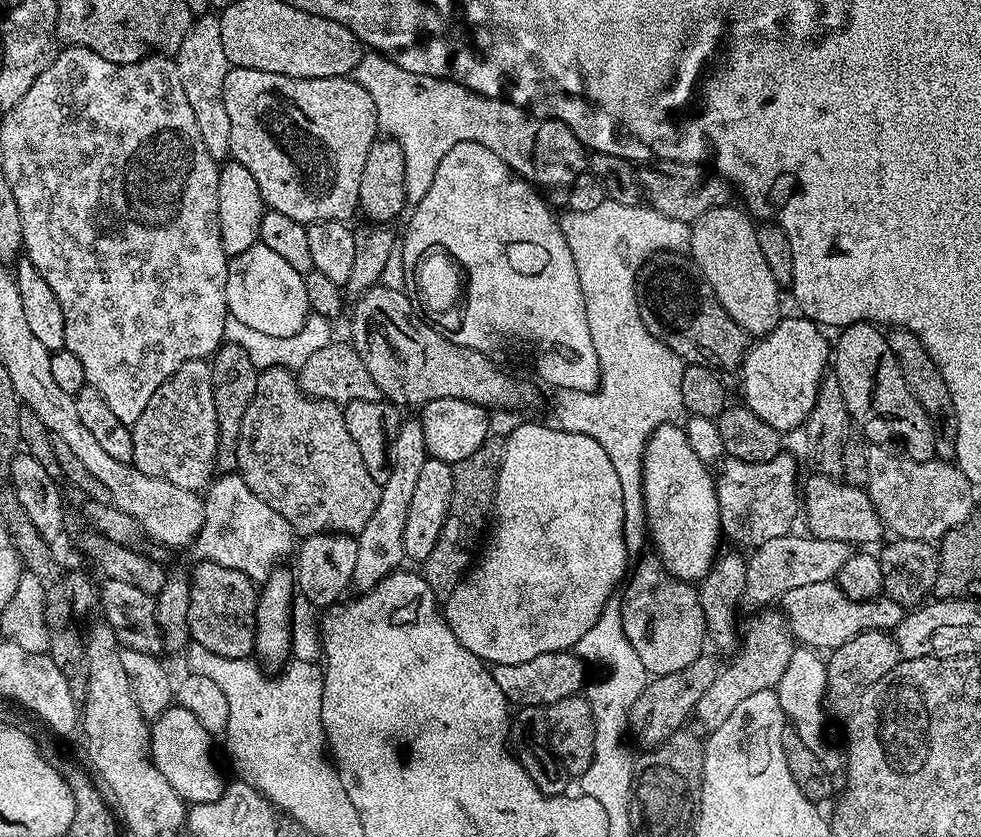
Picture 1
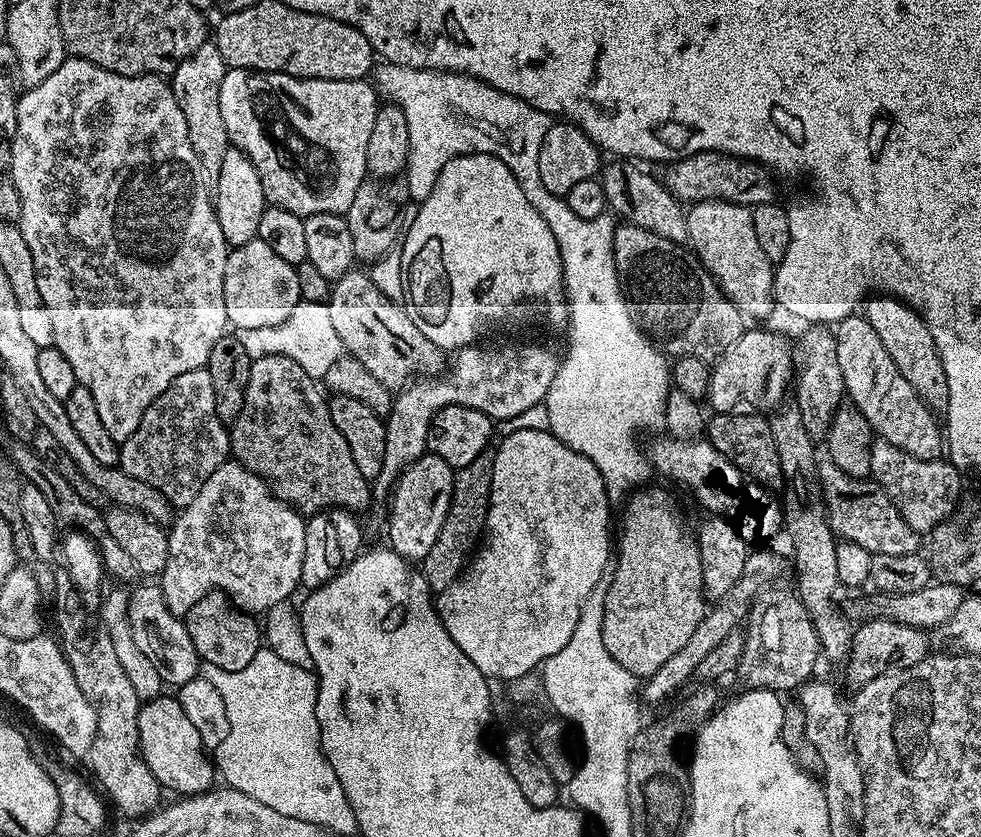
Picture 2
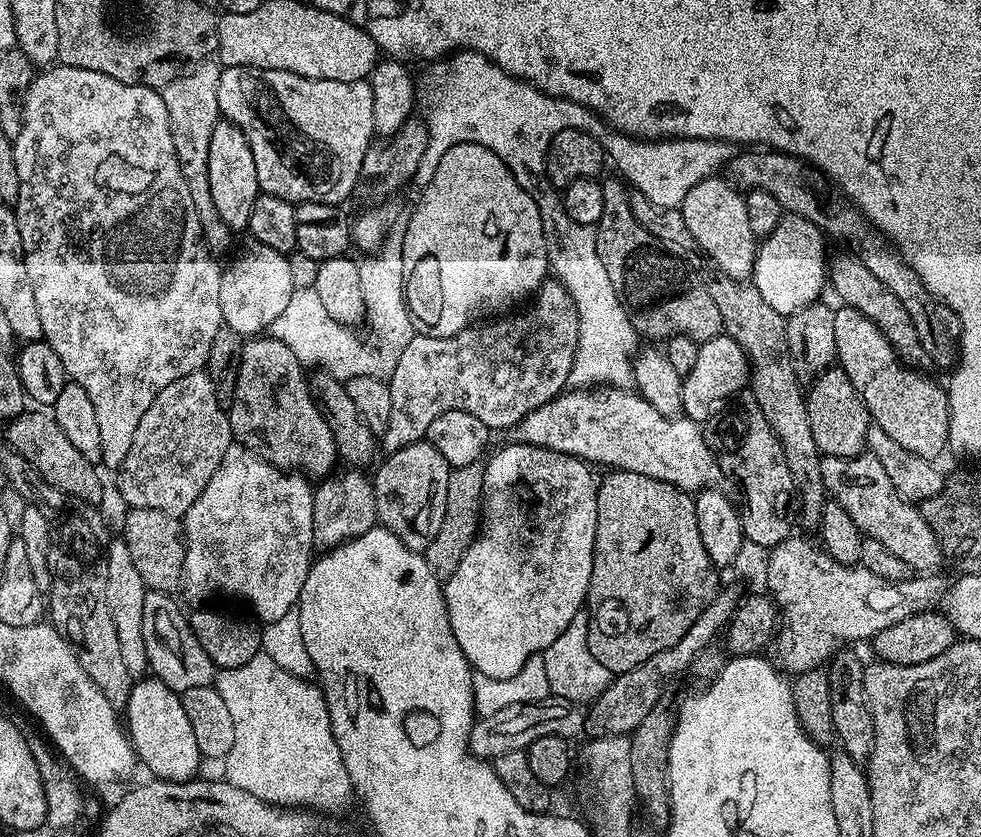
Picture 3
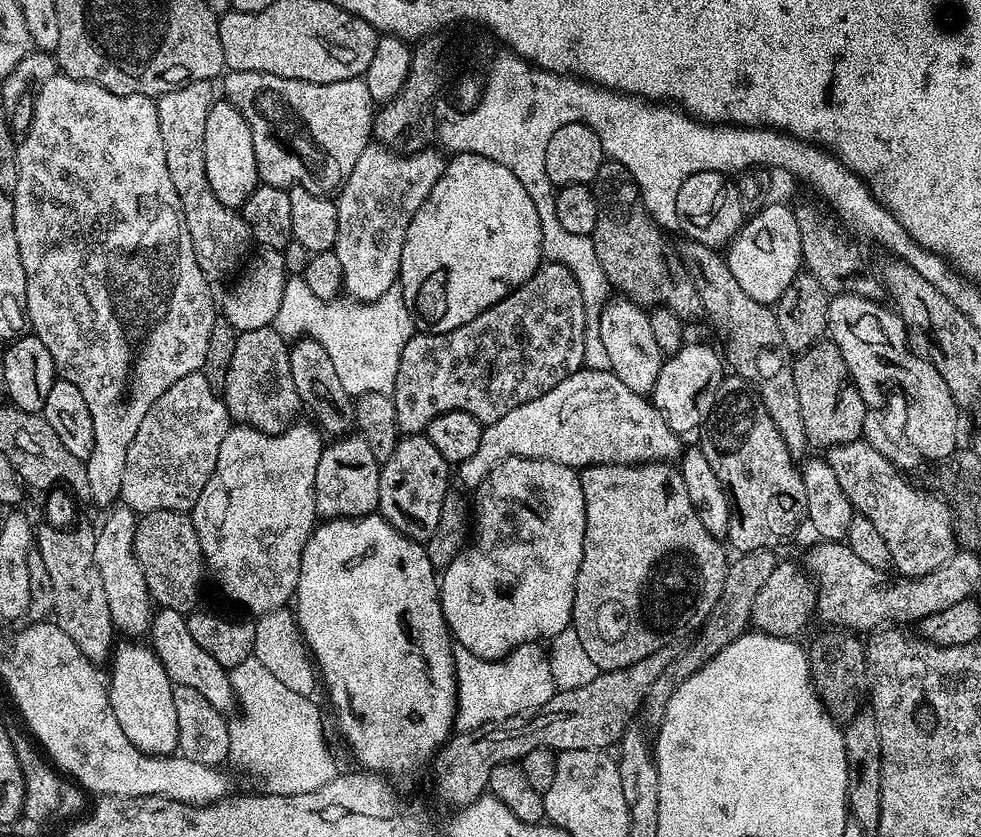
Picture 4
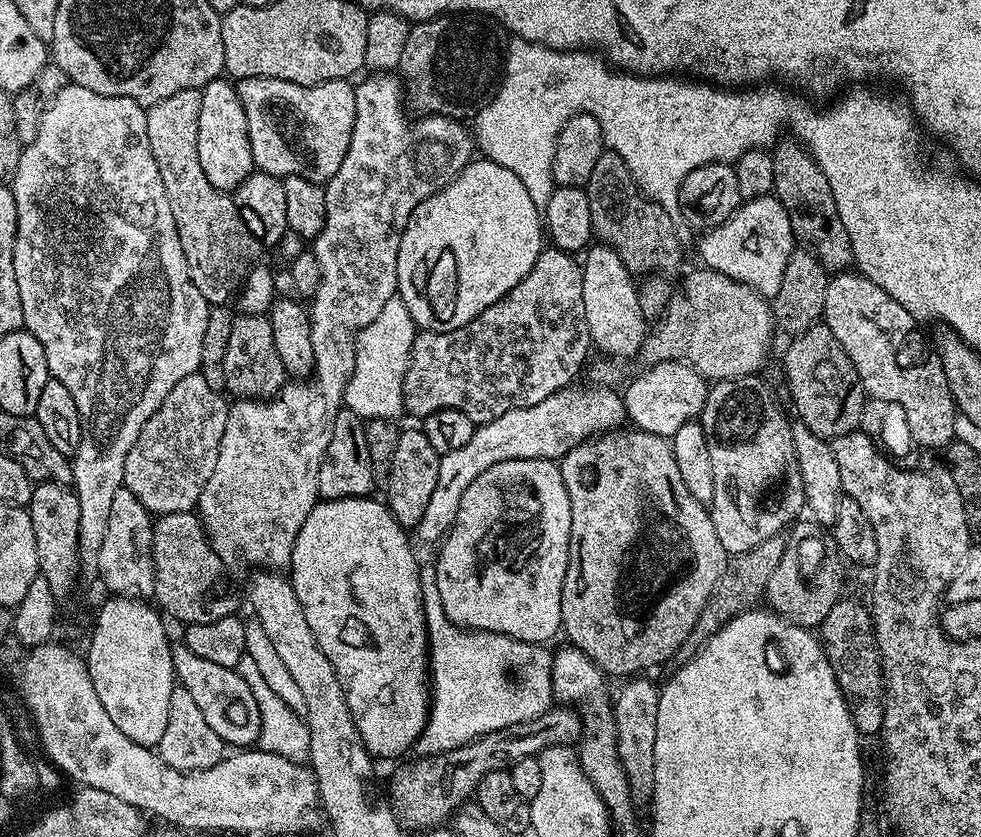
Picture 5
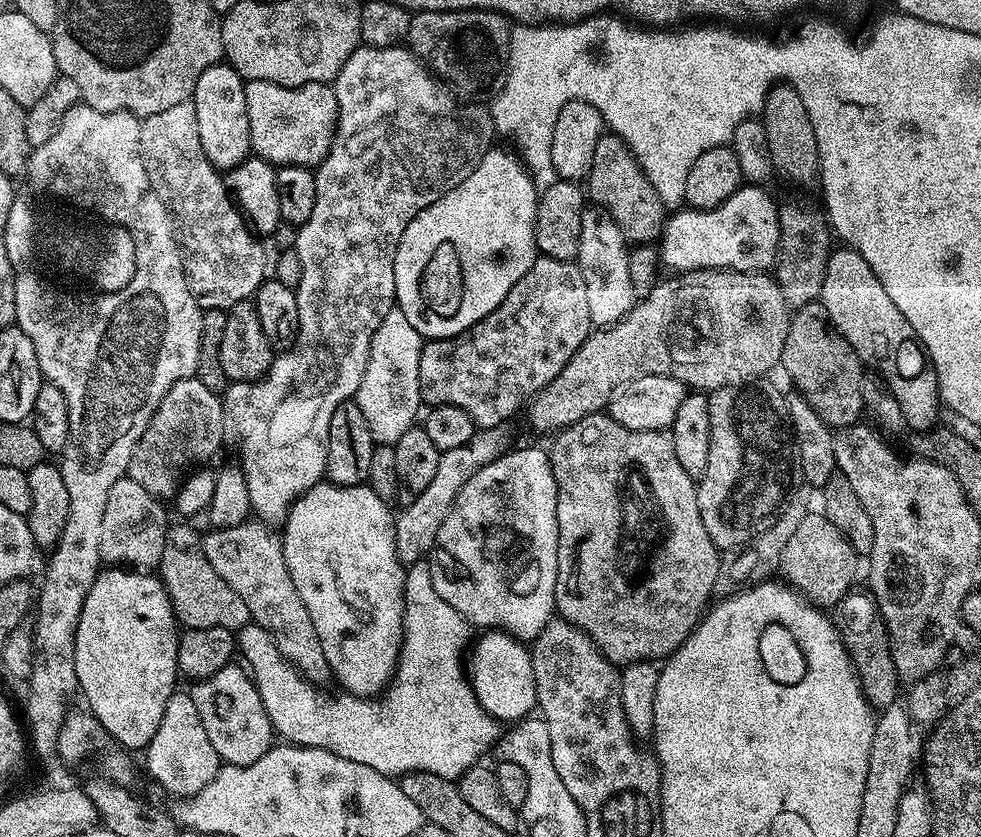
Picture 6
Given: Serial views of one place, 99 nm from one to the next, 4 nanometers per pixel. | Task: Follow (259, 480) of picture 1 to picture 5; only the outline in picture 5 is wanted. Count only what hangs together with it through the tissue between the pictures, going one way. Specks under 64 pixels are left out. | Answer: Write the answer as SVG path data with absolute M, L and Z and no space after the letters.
M249 312L233 315L224 359L225 389L236 398L266 400L278 395L285 383L286 373L274 346L274 330L270 330L267 315Z

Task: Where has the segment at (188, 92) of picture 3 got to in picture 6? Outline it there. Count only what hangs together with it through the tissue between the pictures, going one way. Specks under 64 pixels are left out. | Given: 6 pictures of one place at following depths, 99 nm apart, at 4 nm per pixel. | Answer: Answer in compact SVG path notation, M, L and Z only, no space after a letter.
M191 100L178 102L178 106L170 106L170 110L162 110L158 114L150 114L143 117L140 122L140 153L142 162L146 166L146 174L150 178L150 186L162 198L162 202L172 213L173 221L178 225L179 235L182 237L182 248L184 257L184 273L188 276L188 285L194 294L194 298L199 302L200 307L230 309L238 302L255 297L256 289L264 283L266 273L264 273L264 248L259 244L261 241L254 235L251 227L246 223L241 211L236 207L233 197L228 188L224 185L224 176L206 158L206 150L202 150L202 138L198 138L198 114L194 110Z

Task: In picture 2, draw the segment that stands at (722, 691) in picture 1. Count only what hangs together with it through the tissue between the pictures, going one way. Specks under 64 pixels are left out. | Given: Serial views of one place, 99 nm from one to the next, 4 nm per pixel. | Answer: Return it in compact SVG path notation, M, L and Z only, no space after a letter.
M776 587L763 588L748 611L744 649L734 676L744 683L745 689L769 688L771 692L785 694L813 679L816 659L821 659L822 653L810 614L799 596L791 587Z

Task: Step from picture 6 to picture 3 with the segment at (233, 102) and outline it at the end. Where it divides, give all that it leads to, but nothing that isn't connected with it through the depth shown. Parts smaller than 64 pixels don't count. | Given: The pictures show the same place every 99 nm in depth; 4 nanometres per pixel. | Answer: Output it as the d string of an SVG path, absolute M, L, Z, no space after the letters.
M221 119L214 126L214 134L210 136L208 177L218 218L222 218L222 222L226 222L233 233L243 233L250 222L250 214L254 211L254 202L262 193L258 186L258 173L254 170L254 154L250 154L250 142L246 142L246 134L242 134L240 127L231 124L229 120Z

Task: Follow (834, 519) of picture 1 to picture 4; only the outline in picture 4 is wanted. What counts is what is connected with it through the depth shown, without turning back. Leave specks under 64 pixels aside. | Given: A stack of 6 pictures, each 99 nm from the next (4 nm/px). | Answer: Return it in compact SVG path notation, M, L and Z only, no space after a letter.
M863 438L827 449L826 459L853 509L859 515L870 518L886 546L890 546L892 563L901 577L930 574L958 550L954 512L949 501L935 491L923 492L915 488L905 473L882 458L882 454L878 454L878 450L874 450L874 446L867 444Z

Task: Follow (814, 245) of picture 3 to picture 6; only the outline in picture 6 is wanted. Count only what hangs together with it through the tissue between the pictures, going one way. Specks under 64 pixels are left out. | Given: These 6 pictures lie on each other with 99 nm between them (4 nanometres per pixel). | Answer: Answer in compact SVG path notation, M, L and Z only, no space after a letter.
M747 187L737 188L736 193L717 208L683 210L667 217L662 239L658 244L663 263L669 264L677 273L697 272L700 268L723 268L733 272L762 272L771 269L776 262L780 241L780 213L777 205L748 204Z

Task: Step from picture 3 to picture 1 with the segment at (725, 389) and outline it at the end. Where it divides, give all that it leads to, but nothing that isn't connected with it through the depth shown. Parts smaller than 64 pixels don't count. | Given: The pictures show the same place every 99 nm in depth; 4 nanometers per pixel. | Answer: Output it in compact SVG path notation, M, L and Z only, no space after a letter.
M803 314L795 315L785 315L774 330L749 347L738 373L743 403L782 434L797 431L807 420L830 368L830 340L823 336L821 325Z

